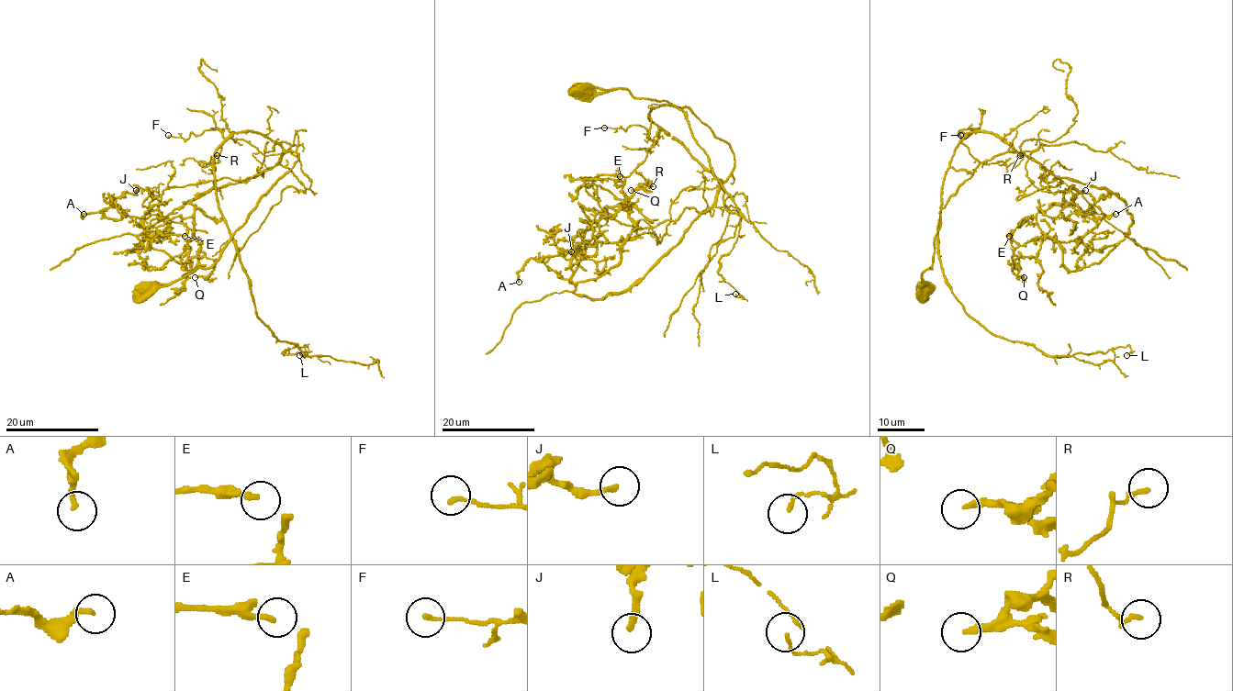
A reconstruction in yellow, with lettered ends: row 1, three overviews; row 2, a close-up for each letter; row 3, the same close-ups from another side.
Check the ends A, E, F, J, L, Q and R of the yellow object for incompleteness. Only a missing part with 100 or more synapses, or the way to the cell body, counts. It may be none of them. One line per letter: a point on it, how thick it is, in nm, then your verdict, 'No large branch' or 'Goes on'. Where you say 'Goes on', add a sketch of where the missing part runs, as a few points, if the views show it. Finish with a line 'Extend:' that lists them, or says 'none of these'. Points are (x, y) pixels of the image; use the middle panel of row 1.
A: Place: (519, 282). Thickness 190 nm. No large branch
E: Place: (620, 176). Thickness 140 nm. No large branch
F: Place: (604, 128). Thickness 160 nm. No large branch
J: Place: (571, 251). Thickness 190 nm. No large branch
L: Place: (735, 294). Thickness 100 nm. No large branch
Q: Place: (631, 190). Thickness 240 nm. No large branch
R: Place: (653, 186). Thickness 140 nm. No large branch
Extend: none of these

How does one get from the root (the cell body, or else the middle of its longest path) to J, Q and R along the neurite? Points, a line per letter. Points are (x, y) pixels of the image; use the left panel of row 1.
J: (147, 291), (210, 266), (298, 155), (198, 194), (136, 249), (142, 218), (160, 214), (136, 190)
Q: (147, 291), (210, 266), (295, 151), (138, 236), (188, 270), (193, 236), (189, 256), (215, 264), (195, 277)
R: (147, 291), (210, 266), (232, 235), (215, 182), (214, 157), (223, 143), (216, 161), (199, 164), (217, 155)

